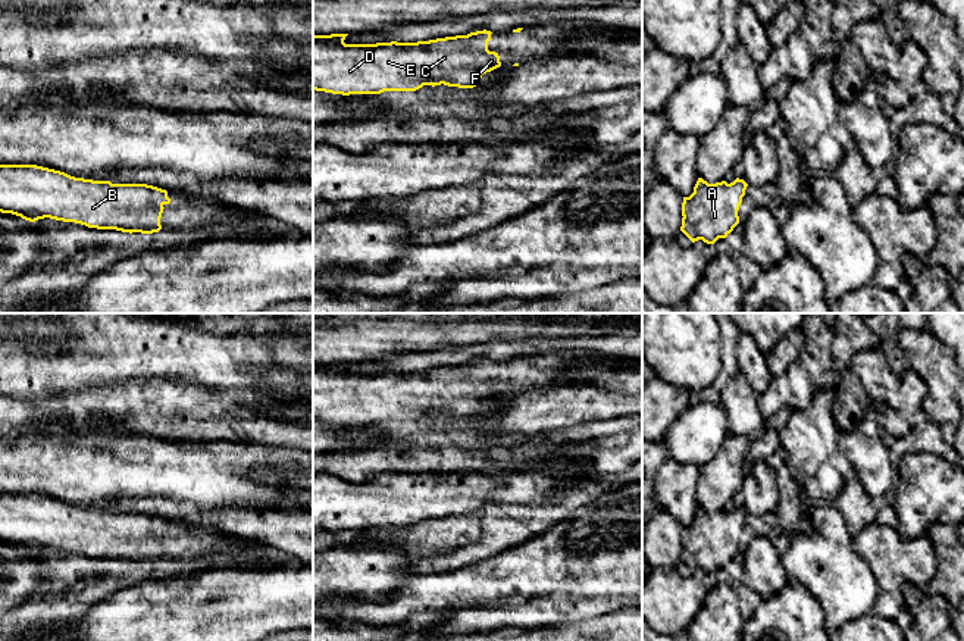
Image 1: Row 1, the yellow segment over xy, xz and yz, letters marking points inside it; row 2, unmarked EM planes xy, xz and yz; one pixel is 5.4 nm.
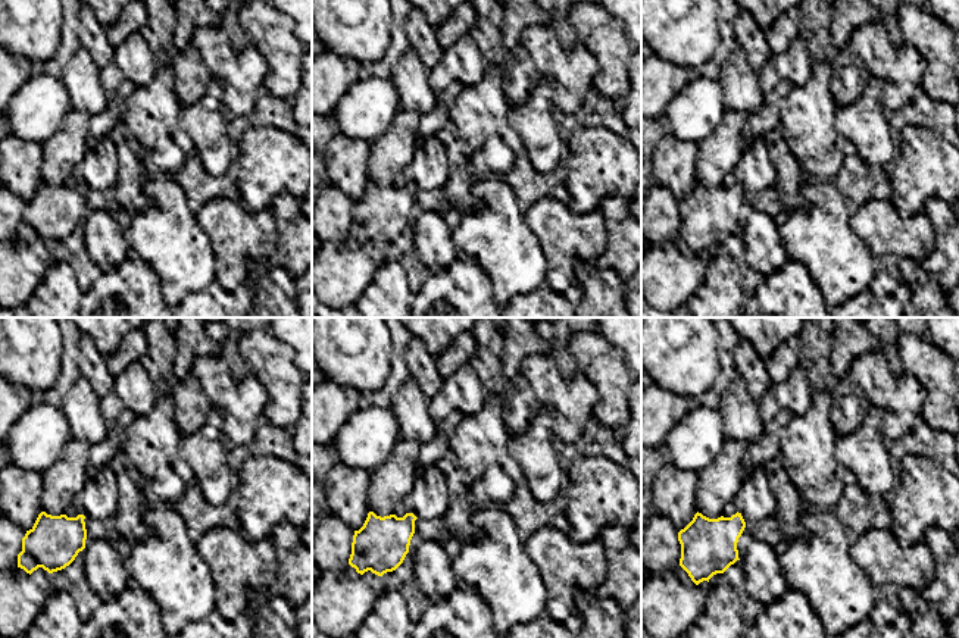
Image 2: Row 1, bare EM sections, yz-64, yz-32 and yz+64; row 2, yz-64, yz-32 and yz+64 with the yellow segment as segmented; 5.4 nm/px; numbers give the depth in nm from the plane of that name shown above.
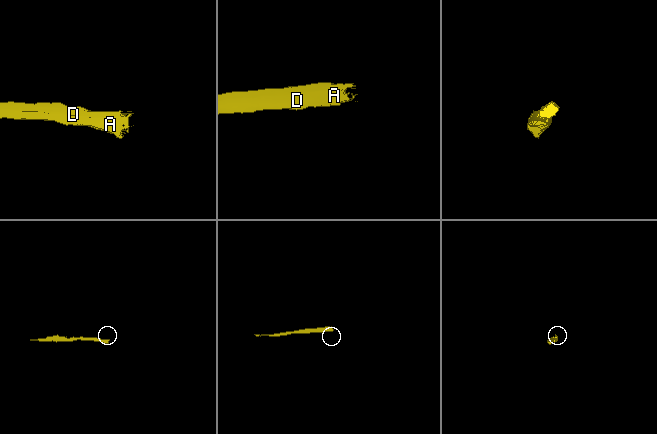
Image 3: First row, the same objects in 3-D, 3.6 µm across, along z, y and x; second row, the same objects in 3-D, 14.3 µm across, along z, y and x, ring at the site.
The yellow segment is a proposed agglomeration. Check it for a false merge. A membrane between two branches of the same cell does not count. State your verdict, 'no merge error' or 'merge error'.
no merge error

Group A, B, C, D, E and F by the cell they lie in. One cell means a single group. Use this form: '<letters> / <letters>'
A B C D E F

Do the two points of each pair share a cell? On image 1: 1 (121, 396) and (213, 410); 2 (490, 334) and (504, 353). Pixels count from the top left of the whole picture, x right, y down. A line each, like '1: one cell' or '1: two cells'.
1: one cell
2: two cells

